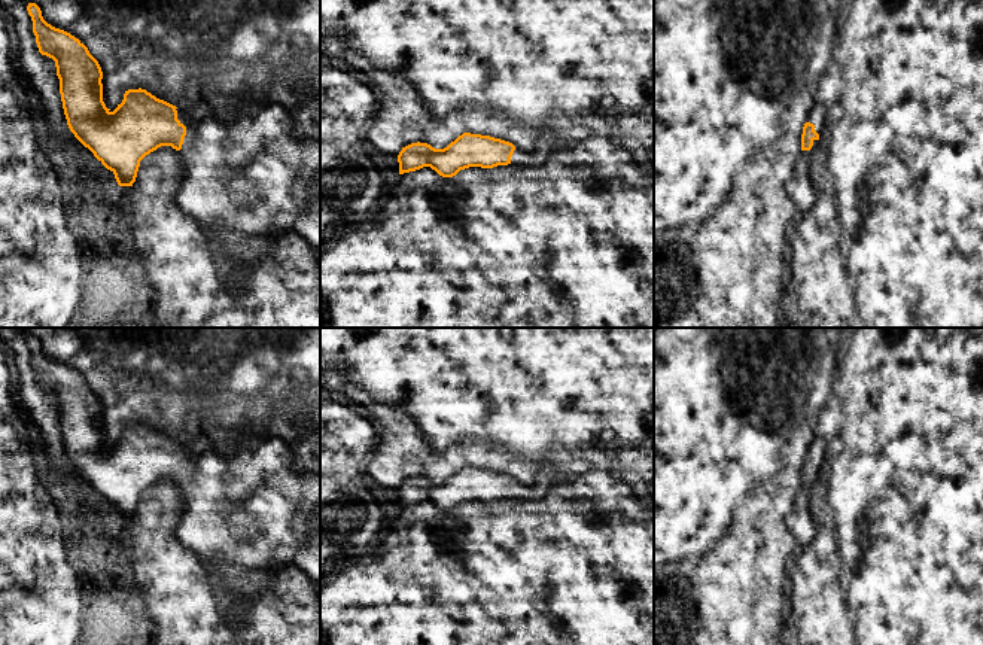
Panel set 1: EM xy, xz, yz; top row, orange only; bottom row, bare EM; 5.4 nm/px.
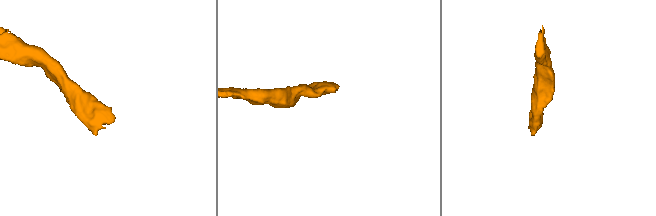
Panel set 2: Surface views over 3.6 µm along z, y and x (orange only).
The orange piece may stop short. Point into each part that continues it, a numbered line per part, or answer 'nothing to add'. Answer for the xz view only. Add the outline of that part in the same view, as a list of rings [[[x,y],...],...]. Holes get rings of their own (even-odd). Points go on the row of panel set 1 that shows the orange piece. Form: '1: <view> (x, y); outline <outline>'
1: xz (547, 143); outline [[[553,131],[538,134],[536,143],[532,150],[521,150],[515,147],[511,164],[523,167],[538,167],[550,159],[550,156],[563,149],[559,136]]]

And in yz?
1: yz (799, 186); outline [[[813,140],[810,150],[800,152],[794,165],[794,173],[786,180],[786,192],[795,204],[798,216],[810,212],[818,201],[815,188],[809,177],[810,158],[813,150],[818,147],[818,143],[819,140]]]

